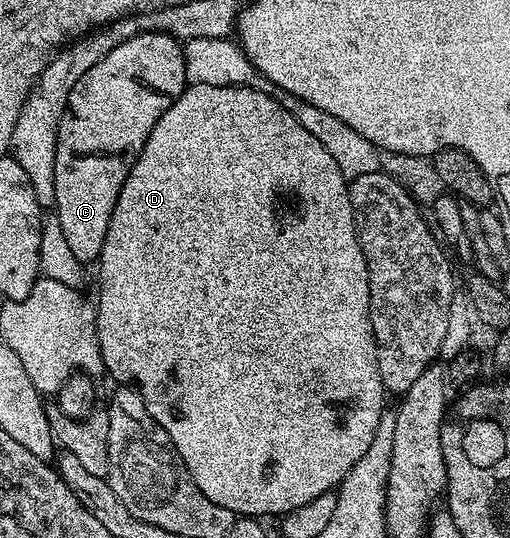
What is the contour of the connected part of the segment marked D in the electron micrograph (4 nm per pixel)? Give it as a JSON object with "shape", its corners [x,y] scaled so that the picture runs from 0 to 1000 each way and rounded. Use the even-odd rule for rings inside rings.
{"shape":[[[378,156],[361,167],[345,186],[316,212],[308,234],[292,249],[269,301],[253,316],[253,331],[245,331],[245,346],[237,346],[237,361],[229,368],[229,383],[222,383],[222,405],[214,405],[214,428],[206,435],[202,463],[190,485],[194,496],[194,558],[192,578],[186,582],[186,619],[194,630],[194,656],[202,662],[202,682],[214,693],[220,691],[241,714],[263,717],[273,734],[280,738],[280,755],[292,771],[314,788],[331,807],[335,827],[343,831],[343,842],[367,868],[367,877],[378,888],[386,911],[410,926],[410,933],[425,933],[425,941],[441,941],[441,948],[461,954],[469,963],[547,963],[557,955],[582,948],[586,941],[598,941],[629,918],[657,911],[673,890],[692,874],[692,866],[720,838],[731,822],[731,810],[739,805],[741,784],[755,764],[751,736],[755,723],[747,710],[747,695],[739,680],[739,643],[731,621],[731,599],[727,597],[727,548],[724,546],[724,502],[716,487],[716,472],[708,465],[708,450],[696,418],[692,383],[684,375],[684,336],[669,323],[661,301],[653,301],[653,286],[547,195],[537,178],[522,178],[518,171],[504,171],[496,164],[443,164],[441,160],[402,160]]]}

